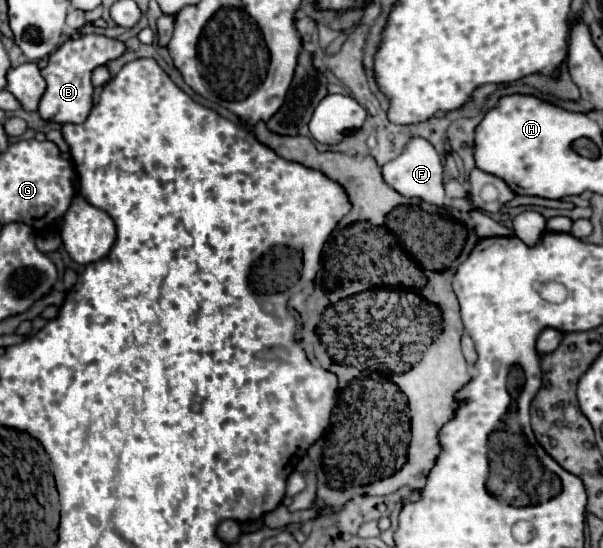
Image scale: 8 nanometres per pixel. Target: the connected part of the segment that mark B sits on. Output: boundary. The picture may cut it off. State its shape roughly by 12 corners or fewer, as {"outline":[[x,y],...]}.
{"outline":[[86,33],[60,45],[42,69],[38,113],[84,123],[92,71],[122,55],[118,39]]}

